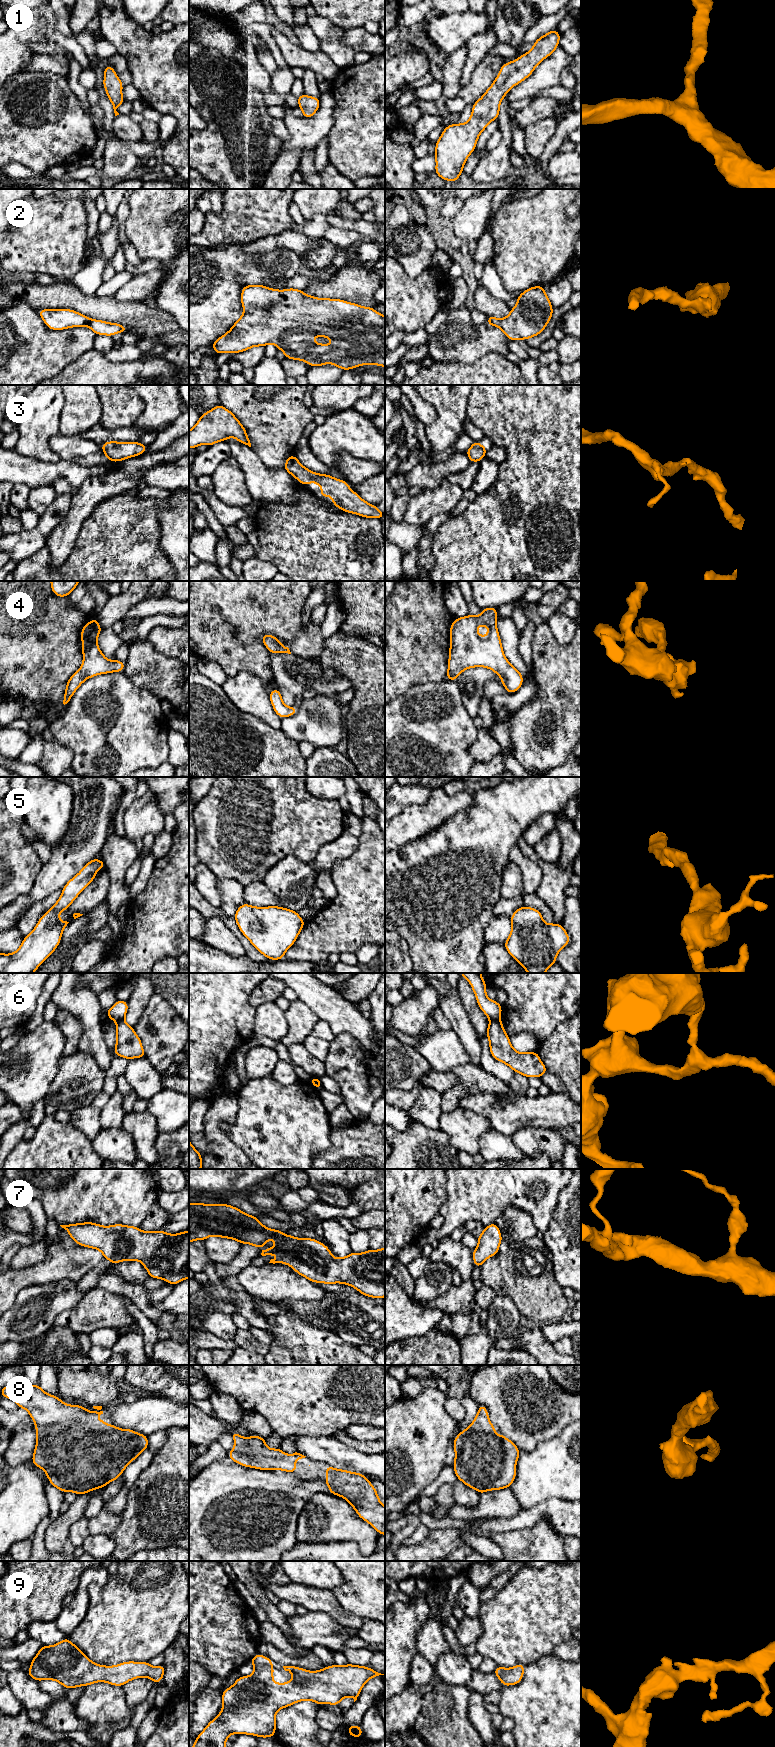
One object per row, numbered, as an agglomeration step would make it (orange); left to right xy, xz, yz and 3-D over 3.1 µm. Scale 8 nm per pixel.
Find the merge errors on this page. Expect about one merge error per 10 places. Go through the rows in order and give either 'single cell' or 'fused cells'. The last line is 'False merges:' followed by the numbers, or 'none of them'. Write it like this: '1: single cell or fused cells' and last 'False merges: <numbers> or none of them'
1: single cell
2: single cell
3: single cell
4: single cell
5: single cell
6: fused cells
7: single cell
8: single cell
9: single cell
False merges: 6

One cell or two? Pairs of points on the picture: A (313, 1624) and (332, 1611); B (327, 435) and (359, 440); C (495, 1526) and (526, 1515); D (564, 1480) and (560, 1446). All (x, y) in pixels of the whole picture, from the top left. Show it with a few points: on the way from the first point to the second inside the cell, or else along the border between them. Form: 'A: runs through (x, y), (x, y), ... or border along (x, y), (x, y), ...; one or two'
A: border along (308, 1610), (327, 1613), (343, 1627); two
B: runs through (335, 435), (351, 435); one
C: runs through (503, 1525), (518, 1521); one
D: runs through (564, 1472), (564, 1454); one

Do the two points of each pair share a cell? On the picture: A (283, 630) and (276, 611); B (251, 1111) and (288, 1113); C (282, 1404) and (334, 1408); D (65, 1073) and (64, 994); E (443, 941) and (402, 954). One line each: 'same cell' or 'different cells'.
A: same cell
B: same cell
C: same cell
D: different cells
E: different cells

